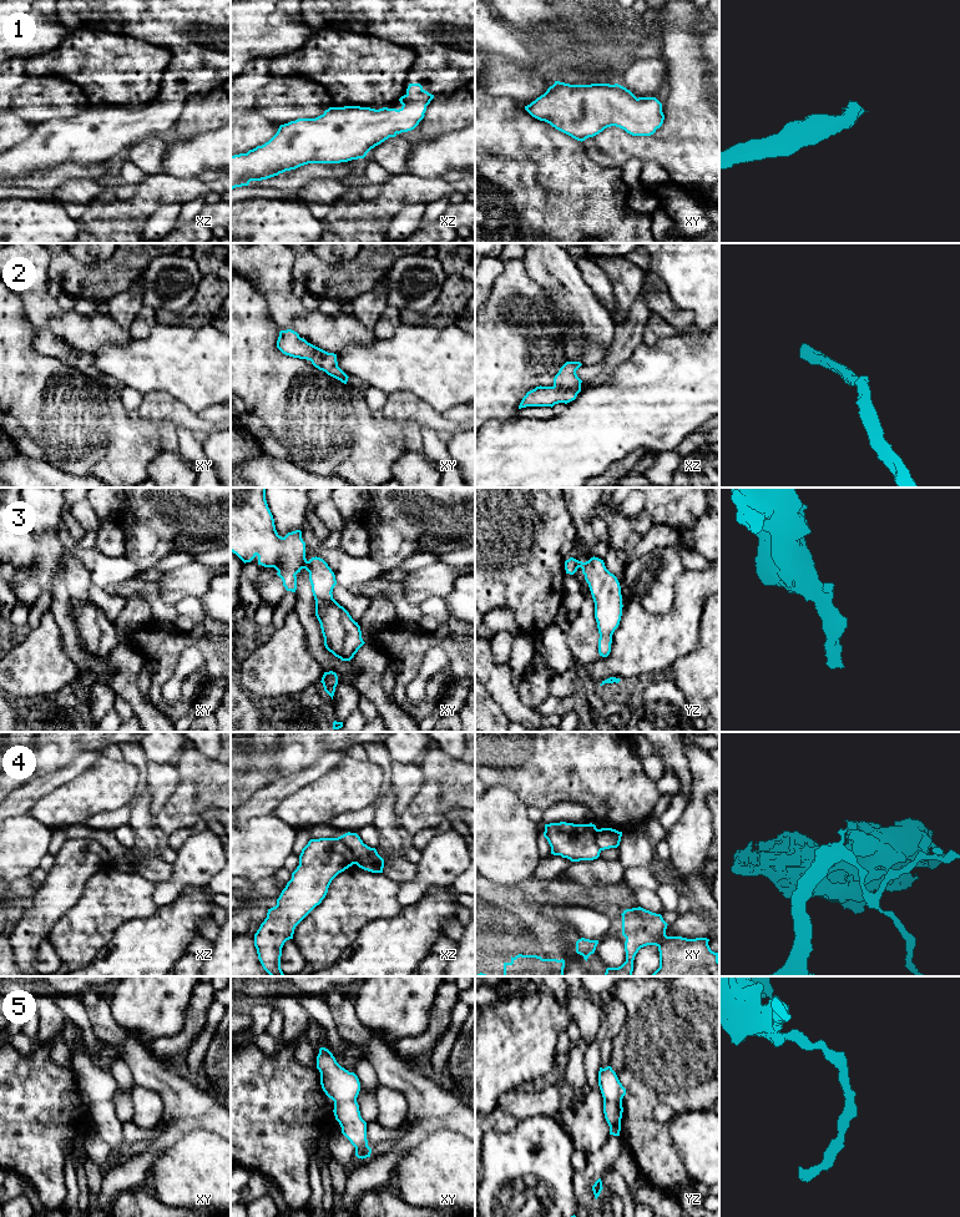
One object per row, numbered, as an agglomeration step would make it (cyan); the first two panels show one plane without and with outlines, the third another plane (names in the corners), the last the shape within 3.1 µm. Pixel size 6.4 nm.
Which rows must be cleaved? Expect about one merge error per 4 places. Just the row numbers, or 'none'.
4

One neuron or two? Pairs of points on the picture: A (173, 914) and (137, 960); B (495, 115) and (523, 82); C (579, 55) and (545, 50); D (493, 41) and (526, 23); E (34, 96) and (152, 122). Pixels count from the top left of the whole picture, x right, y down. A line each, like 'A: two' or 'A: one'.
A: one
B: two
C: one
D: two
E: two

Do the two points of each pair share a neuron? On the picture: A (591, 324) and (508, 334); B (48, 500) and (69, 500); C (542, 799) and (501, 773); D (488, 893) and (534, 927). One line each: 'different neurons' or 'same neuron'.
A: different neurons
B: different neurons
C: same neuron
D: same neuron

